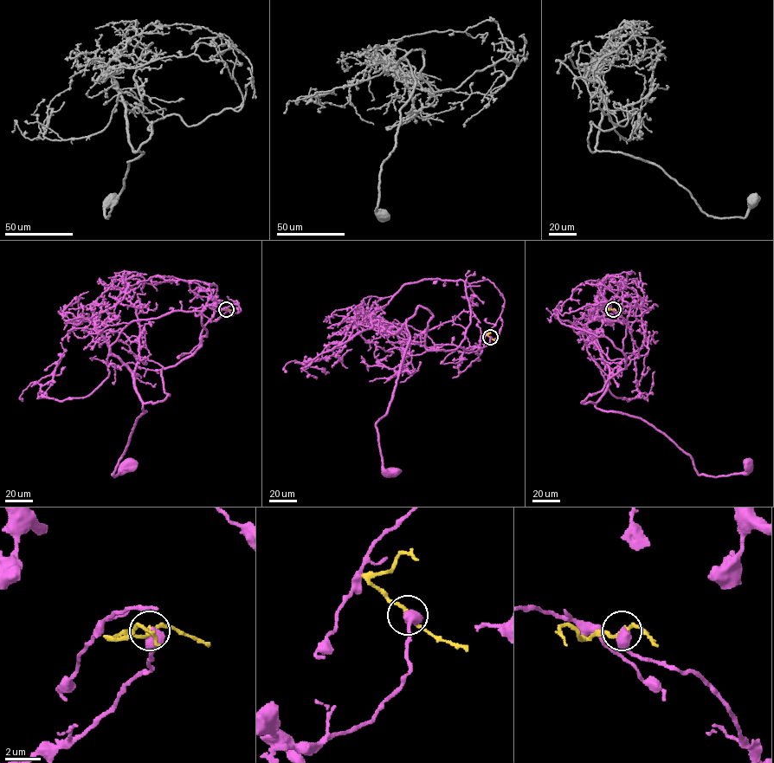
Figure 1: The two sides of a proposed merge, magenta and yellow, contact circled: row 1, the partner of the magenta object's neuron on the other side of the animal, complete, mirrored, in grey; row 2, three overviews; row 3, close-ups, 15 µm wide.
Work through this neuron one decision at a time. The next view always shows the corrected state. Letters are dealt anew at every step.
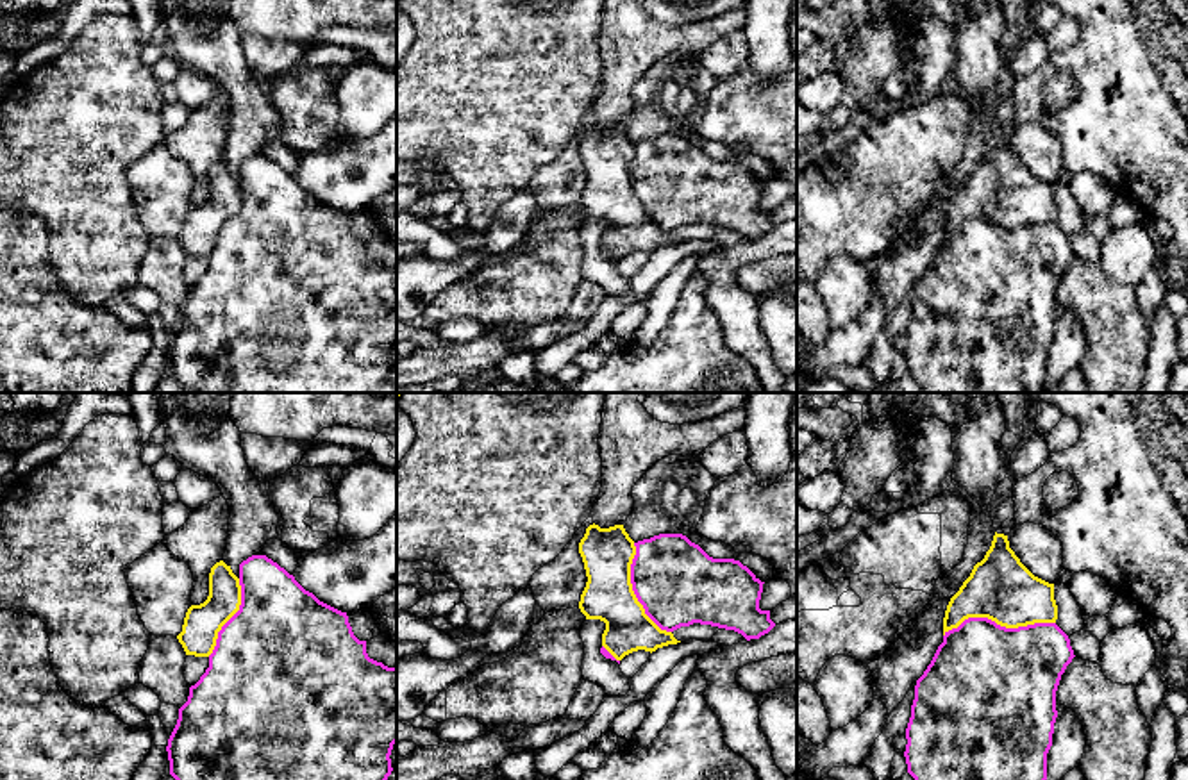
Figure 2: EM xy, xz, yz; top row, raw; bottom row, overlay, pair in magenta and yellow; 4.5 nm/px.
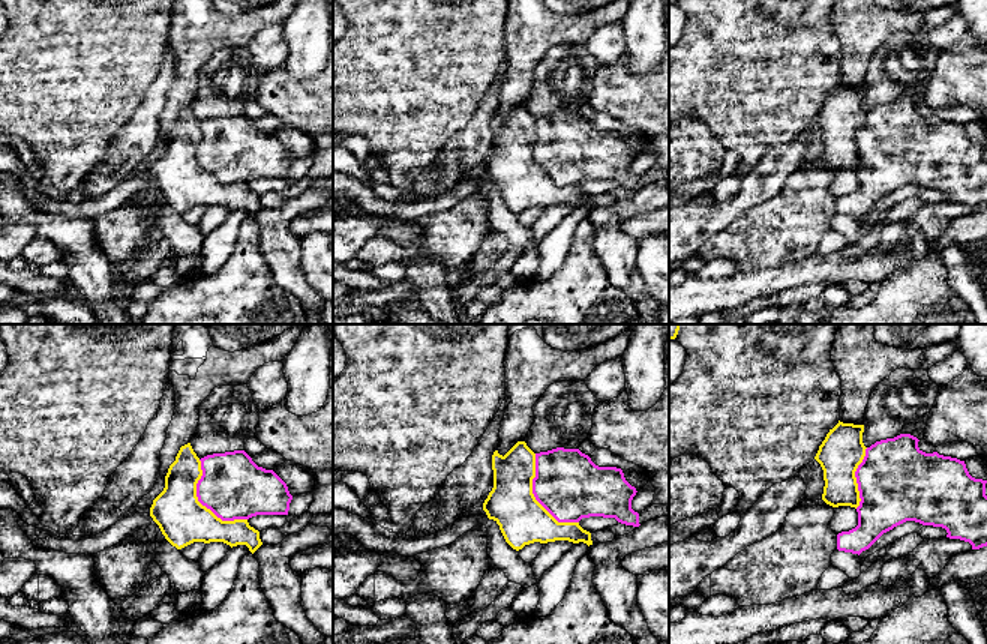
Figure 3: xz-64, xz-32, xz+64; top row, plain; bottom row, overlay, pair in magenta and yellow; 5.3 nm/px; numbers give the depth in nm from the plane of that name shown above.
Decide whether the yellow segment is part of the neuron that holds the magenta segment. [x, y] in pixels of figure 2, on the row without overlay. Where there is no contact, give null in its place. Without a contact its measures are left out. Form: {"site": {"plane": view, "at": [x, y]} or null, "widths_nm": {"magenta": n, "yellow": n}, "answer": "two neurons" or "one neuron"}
{"site": {"plane": "yz", "at": [999, 225]}, "widths_nm": {"magenta": 500, "yellow": 300}, "answer": "two neurons"}

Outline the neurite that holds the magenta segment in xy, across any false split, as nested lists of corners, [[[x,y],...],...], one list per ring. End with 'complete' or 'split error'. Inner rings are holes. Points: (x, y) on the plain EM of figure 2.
[[[266,155],[239,164],[241,205],[218,232],[209,268],[189,287],[168,339],[170,375],[182,393],[372,393],[391,375],[397,268],[366,253],[341,212],[305,191]]] | complete

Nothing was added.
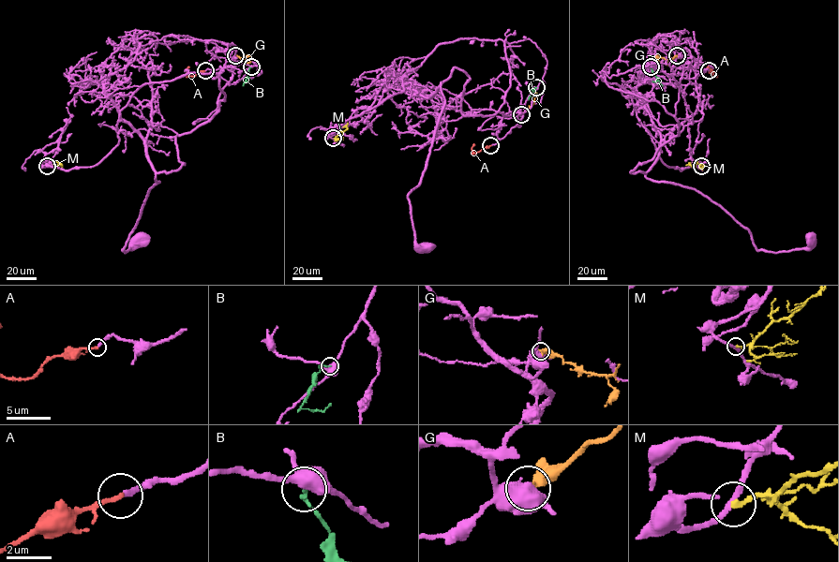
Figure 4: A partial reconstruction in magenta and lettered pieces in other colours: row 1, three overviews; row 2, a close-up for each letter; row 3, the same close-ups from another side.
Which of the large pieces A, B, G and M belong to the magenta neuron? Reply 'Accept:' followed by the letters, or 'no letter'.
Accept: A

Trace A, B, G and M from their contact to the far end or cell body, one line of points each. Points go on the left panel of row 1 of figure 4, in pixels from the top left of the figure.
A: (205, 70), (189, 76), (186, 71), (188, 66)
B: (251, 66), (243, 85)
G: (235, 55), (247, 60), (248, 57), (250, 63)
M: (47, 166), (53, 163), (62, 165)

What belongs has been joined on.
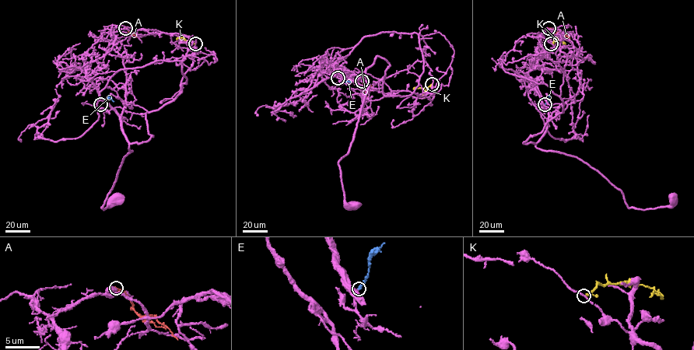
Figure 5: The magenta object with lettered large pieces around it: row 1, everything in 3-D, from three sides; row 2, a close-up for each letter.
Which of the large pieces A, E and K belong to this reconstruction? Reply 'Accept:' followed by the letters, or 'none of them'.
Accept: E

